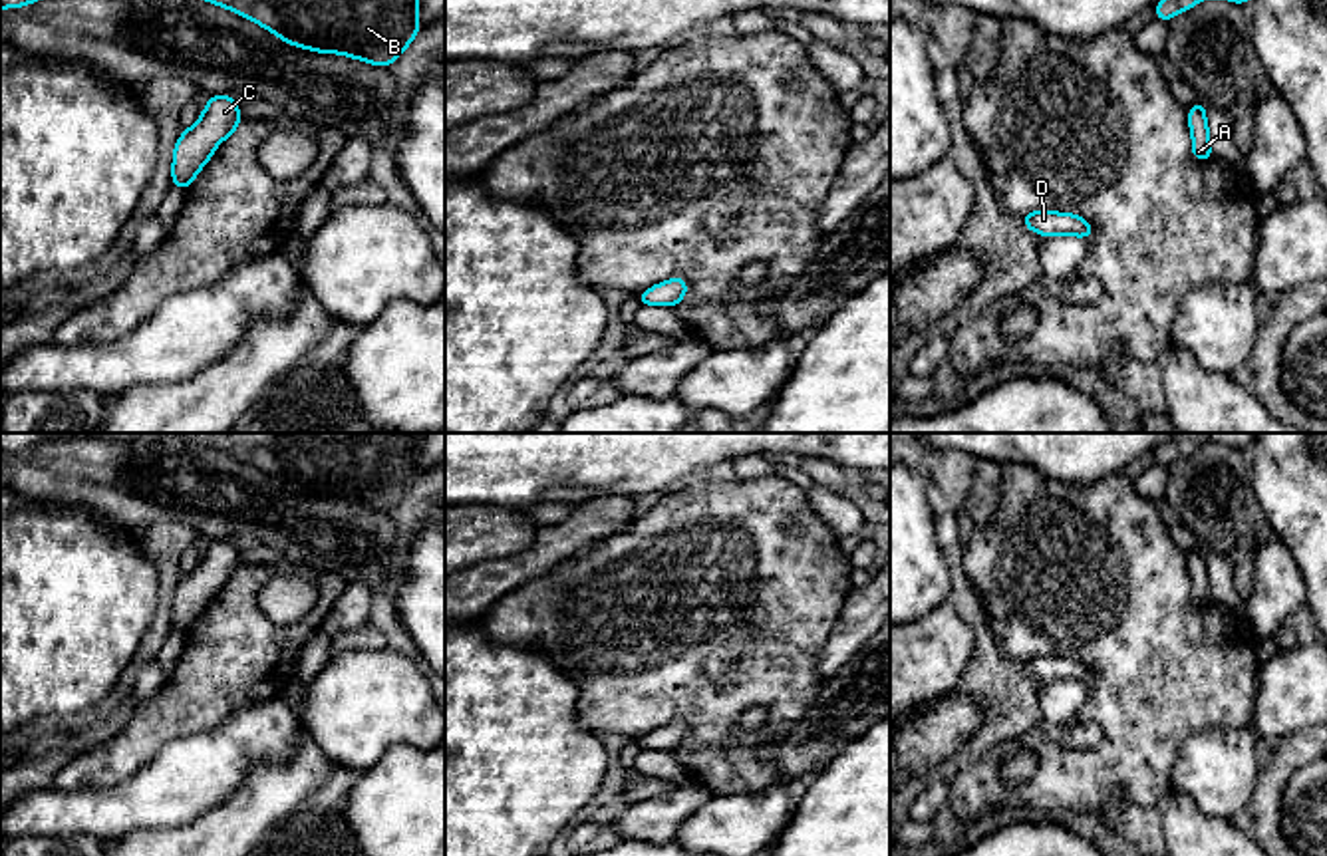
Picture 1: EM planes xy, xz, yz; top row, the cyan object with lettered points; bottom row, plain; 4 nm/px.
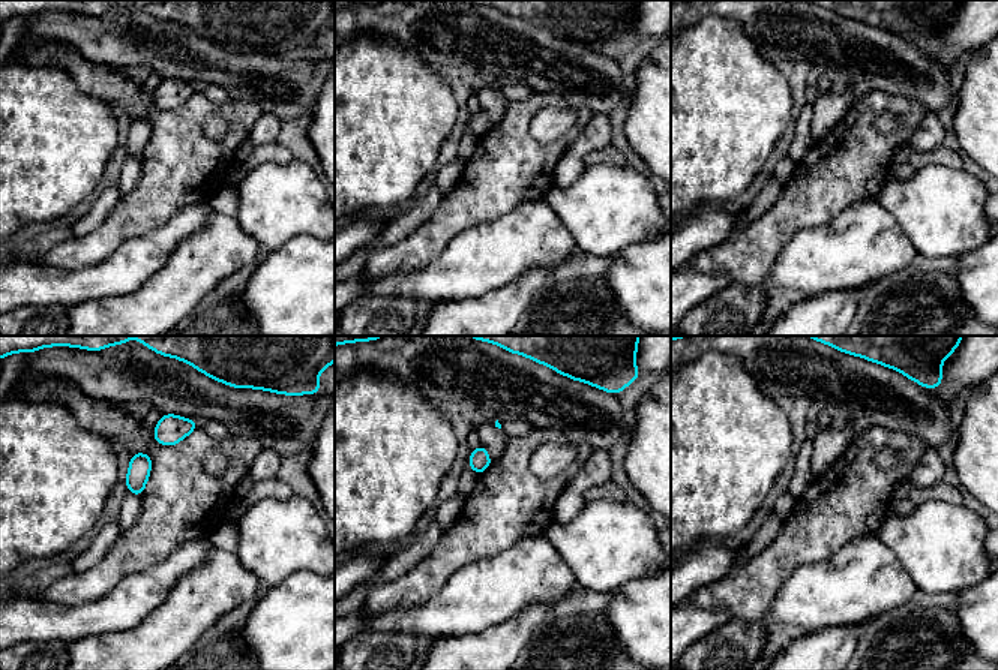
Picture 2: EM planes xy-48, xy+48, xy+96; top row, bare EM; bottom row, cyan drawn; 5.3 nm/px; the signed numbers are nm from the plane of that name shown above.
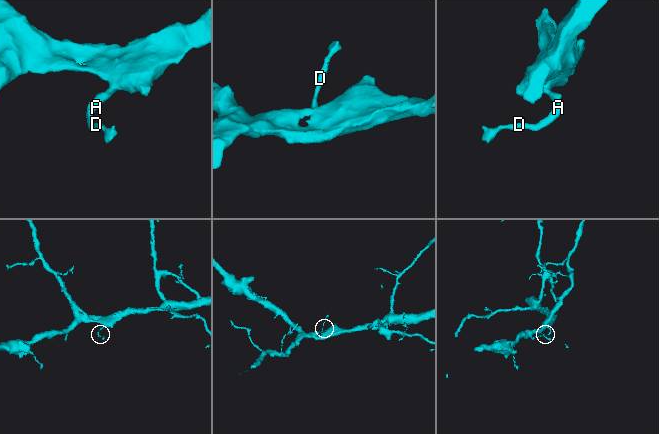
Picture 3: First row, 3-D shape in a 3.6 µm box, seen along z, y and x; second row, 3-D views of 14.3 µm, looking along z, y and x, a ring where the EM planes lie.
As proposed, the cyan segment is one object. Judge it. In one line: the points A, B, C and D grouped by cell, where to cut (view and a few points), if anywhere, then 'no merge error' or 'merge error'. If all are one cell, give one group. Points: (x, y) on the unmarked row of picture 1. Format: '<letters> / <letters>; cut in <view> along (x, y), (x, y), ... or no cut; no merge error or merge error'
A B C D; no cut; no merge error

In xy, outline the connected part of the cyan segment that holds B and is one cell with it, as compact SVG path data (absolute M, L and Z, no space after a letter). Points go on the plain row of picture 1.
M175 433L175 435L209 445L217 451L232 455L234 459L250 463L252 467L260 469L262 473L282 483L290 491L306 493L322 499L344 499L354 504L362 504L379 512L387 512L389 508L393 508L405 497L405 493L411 489L417 477L423 475L423 471L417 465L417 455L421 451L419 433Z

